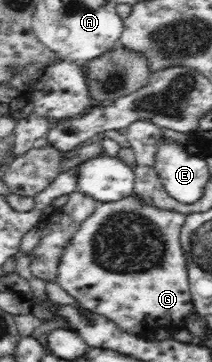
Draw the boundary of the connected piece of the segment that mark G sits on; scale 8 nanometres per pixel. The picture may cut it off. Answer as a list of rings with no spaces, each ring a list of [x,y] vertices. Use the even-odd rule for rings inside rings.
[[[135,194],[116,202],[96,203],[94,214],[80,224],[72,241],[64,248],[56,282],[87,311],[109,318],[127,333],[138,335],[148,328],[160,326],[182,329],[186,325],[186,316],[195,312],[180,241],[185,220],[185,214],[158,210],[151,204],[144,204]]]

